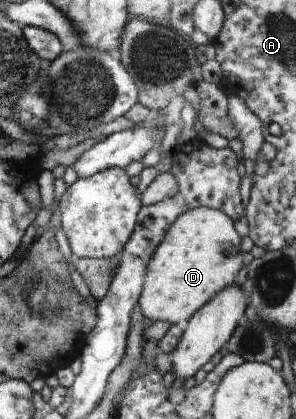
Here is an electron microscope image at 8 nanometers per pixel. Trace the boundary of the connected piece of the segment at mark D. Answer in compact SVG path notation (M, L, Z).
M199 207L182 215L167 232L164 241L153 253L148 269L145 269L145 282L139 295L139 308L150 321L184 325L200 311L221 289L235 283L235 275L243 267L241 237L237 235L231 219L219 209Z

